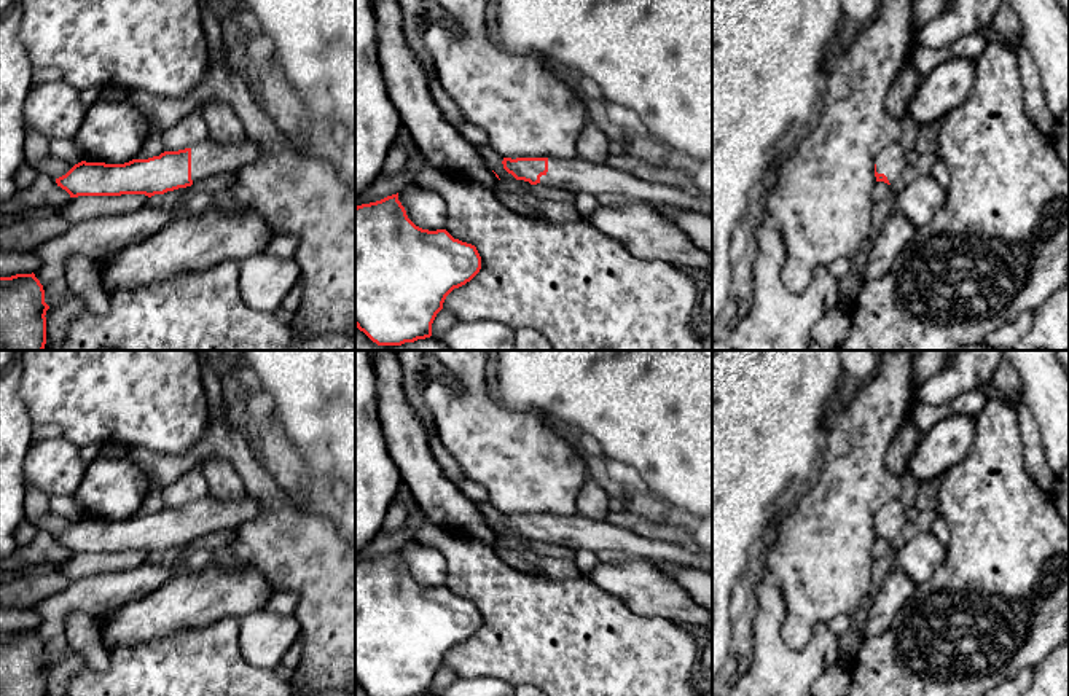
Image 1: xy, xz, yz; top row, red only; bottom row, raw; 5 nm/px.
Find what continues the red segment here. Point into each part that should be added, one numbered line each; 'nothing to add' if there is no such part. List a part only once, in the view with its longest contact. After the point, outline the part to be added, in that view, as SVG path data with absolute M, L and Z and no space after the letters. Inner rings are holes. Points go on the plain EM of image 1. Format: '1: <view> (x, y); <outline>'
1: xy (209, 515); M207 495L191 503L191 537L198 540L218 530L236 530L260 511L261 505L249 495L236 502L220 502Z

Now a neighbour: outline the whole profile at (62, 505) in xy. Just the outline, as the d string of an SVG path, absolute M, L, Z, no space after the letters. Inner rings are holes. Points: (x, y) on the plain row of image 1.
M51 495L49 511L73 522L81 519L80 510L73 497L69 495Z

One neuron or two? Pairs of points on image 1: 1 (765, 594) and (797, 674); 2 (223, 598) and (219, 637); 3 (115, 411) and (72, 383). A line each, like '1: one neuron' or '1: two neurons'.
1: one neuron
2: two neurons
3: one neuron

